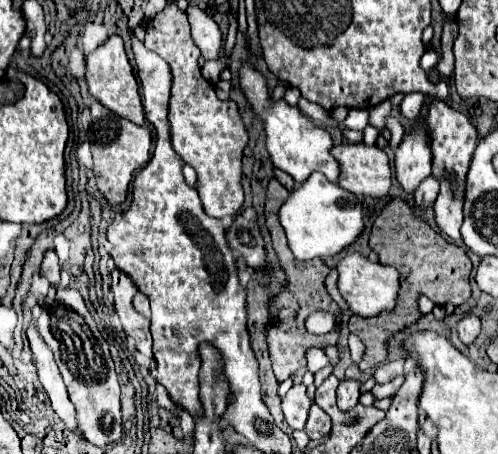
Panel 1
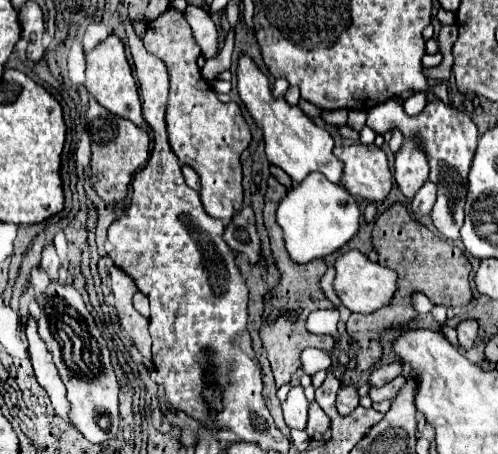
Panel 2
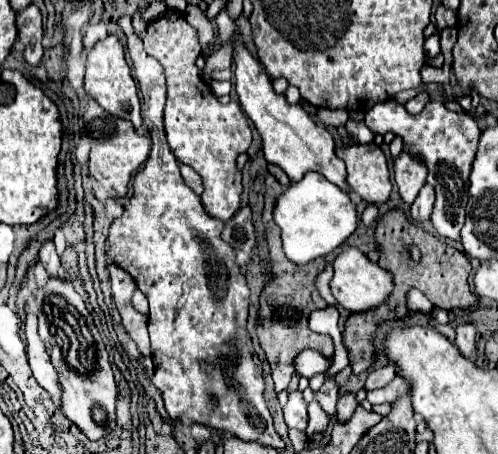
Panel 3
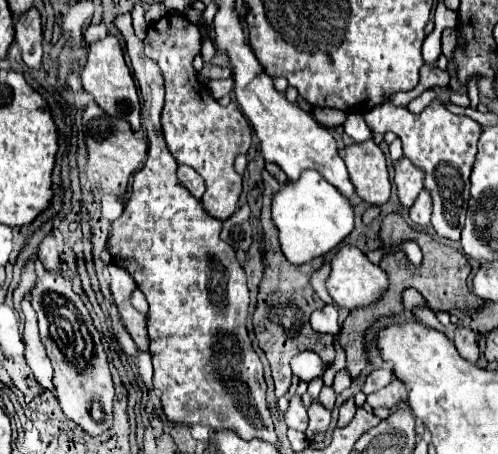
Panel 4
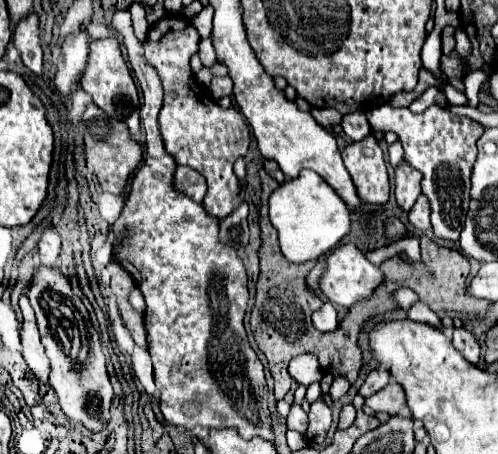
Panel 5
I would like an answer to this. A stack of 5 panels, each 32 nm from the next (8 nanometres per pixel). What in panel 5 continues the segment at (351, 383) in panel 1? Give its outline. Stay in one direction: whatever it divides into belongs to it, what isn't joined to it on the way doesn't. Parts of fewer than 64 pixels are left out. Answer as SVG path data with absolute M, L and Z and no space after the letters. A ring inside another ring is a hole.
M352 404L342 406L342 410L340 410L340 422L338 422L338 428L340 428L340 430L346 430L346 428L354 422L354 416L356 416L356 408L354 408Z

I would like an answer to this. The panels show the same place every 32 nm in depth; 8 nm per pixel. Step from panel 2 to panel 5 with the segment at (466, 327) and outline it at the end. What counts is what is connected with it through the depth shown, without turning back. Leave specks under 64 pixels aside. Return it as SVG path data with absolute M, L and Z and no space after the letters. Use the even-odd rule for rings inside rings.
M454 328L454 338L452 338L452 342L454 342L456 350L458 350L468 362L472 362L472 364L478 362L478 358L480 358L480 344L478 344L476 336L474 336L470 330L466 330L466 328Z

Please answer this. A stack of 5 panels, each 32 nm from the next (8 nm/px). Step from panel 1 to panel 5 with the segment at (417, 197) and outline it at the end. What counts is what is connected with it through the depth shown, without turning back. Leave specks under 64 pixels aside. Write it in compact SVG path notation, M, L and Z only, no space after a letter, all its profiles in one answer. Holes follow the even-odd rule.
M424 194L418 196L416 204L408 212L408 220L416 230L428 230L430 228L430 204Z

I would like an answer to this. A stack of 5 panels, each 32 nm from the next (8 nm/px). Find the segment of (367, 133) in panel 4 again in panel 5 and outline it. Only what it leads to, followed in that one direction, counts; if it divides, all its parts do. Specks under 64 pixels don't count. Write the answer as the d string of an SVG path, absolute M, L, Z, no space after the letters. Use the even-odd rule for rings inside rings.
M352 112L352 114L346 114L344 120L342 120L342 128L344 132L354 140L364 140L366 136L370 136L370 126L368 126L368 120L362 112Z

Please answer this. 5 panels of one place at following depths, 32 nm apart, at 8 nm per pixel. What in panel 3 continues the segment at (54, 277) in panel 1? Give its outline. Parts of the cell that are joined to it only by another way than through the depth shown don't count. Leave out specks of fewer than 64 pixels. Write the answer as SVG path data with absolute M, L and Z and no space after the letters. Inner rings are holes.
M52 240L44 242L44 246L42 246L42 250L40 250L40 264L48 272L48 276L58 276L56 272L60 268L60 258L56 254L56 248L54 248Z

